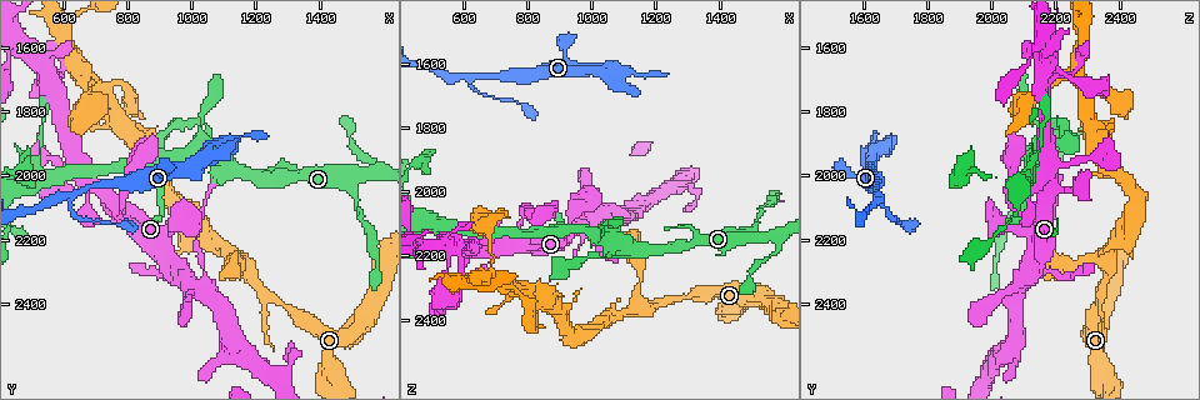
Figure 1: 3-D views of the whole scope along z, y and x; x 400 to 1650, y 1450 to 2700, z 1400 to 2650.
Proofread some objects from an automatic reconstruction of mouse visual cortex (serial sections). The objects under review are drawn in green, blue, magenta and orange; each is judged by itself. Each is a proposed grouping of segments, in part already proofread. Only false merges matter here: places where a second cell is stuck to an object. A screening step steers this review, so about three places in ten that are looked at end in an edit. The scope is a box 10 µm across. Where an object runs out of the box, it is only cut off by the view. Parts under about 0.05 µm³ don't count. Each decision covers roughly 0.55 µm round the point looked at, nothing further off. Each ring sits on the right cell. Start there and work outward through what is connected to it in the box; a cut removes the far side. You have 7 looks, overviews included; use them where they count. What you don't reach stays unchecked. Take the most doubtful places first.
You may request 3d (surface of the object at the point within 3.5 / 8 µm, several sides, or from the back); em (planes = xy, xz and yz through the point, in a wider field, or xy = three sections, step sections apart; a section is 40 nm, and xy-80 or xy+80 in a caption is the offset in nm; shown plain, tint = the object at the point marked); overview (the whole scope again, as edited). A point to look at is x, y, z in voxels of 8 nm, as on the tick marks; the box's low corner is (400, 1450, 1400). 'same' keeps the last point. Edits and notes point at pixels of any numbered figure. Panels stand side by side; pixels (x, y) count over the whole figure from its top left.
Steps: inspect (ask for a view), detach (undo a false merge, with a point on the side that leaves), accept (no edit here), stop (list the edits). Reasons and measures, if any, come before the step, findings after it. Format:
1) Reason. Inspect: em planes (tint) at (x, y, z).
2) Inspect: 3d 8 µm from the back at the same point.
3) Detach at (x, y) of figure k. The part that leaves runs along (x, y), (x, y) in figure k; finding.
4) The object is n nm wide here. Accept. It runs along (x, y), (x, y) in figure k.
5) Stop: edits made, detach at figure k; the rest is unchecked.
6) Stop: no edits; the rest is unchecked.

Inspect: em xy step 1 (tint) at (1070, 1930, 1630).

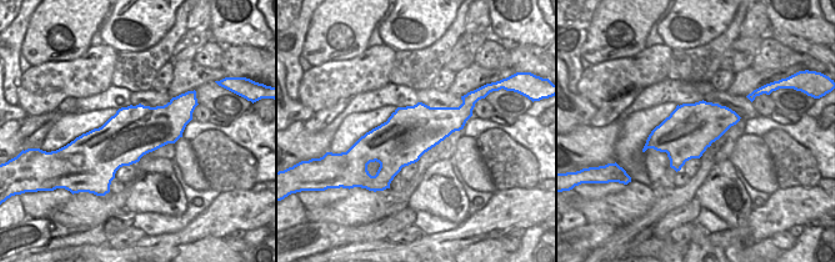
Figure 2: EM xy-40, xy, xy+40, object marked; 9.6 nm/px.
Inspect: 3d 3.5 µm at the same point.

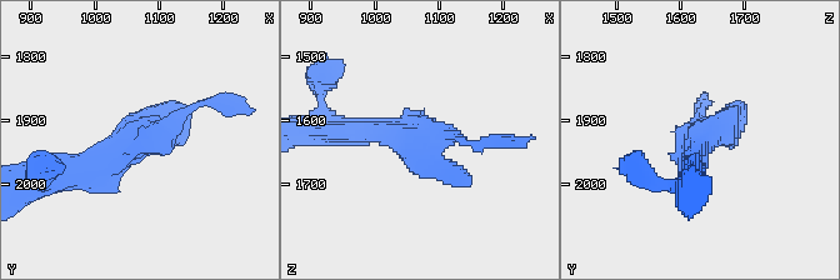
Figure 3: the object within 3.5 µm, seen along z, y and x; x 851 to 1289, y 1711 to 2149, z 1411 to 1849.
The object is 500 nm wide here. Accept. It runs along (63, 176), (189, 115) in figure 3; continuous, no second cell.

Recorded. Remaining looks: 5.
Abrupt turn. Inspect: 3d 3.5 µm at (630, 2060, 1640).

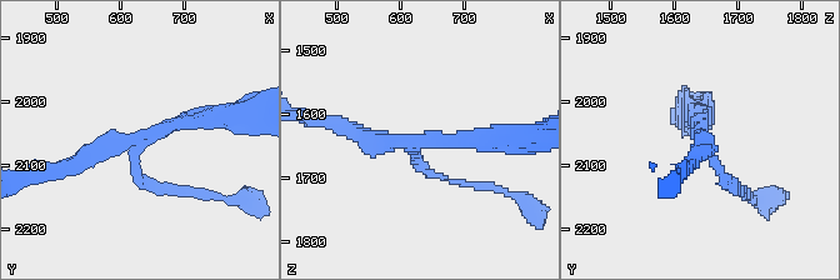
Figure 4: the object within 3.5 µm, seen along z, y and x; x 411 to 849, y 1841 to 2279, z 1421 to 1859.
Shape alone is not enough. Inspect: em planes (tint) at (635, 2065, 1640).

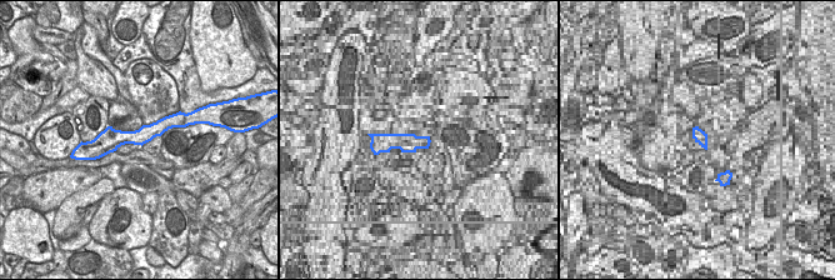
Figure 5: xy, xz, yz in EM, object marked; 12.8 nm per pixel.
Accept. It runs along (221, 116), (118, 139), (64, 170) in figure 4; all the same cell.

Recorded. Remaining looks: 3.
Inspect: 3d 8 µm from the back at (1570, 1980, 2150).

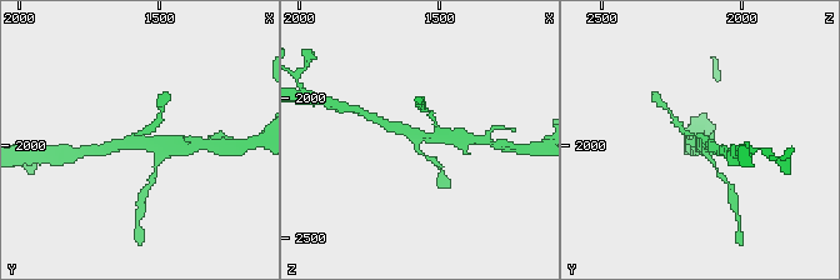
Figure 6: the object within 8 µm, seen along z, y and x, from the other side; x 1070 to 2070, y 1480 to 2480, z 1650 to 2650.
Closer look. Inspect: 3d 3.5 µm at the same point.

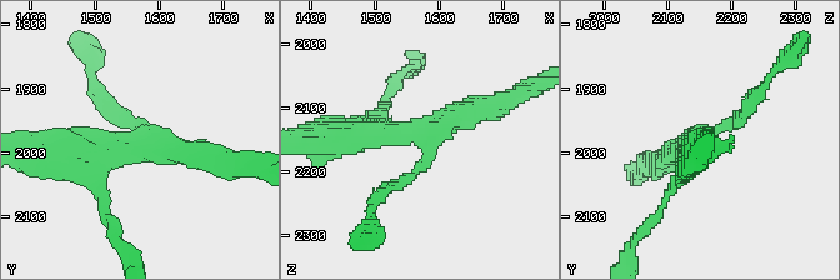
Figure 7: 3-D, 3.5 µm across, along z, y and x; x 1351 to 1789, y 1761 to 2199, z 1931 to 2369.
3 arms meet here; the arms are 150, 250, 350 nm wide; shape alone is not enough. Inspect: em planes (tint) at (1575, 1975, 2150).

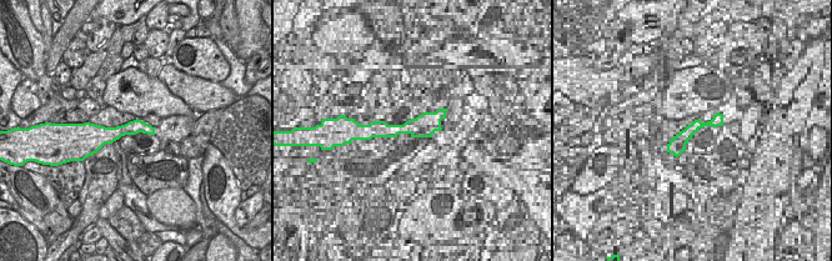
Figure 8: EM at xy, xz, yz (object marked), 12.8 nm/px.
Accept. It runs along (93, 128), (98, 132), (151, 131) in figure 8; continuous, no second cell.

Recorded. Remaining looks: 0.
Stop: no edits; the rest is unchecked.

